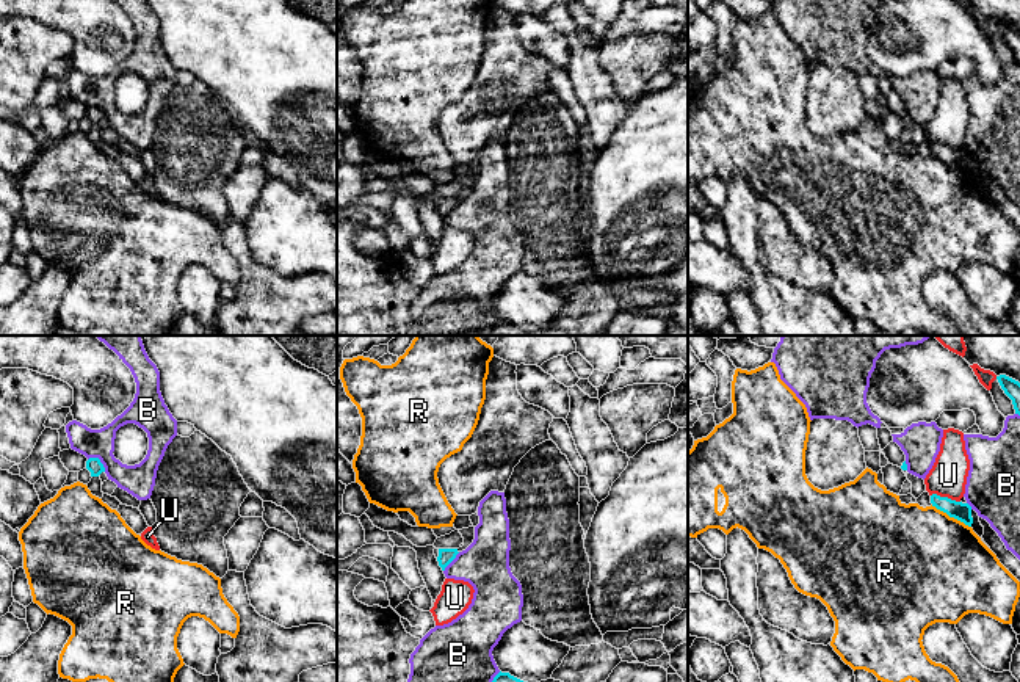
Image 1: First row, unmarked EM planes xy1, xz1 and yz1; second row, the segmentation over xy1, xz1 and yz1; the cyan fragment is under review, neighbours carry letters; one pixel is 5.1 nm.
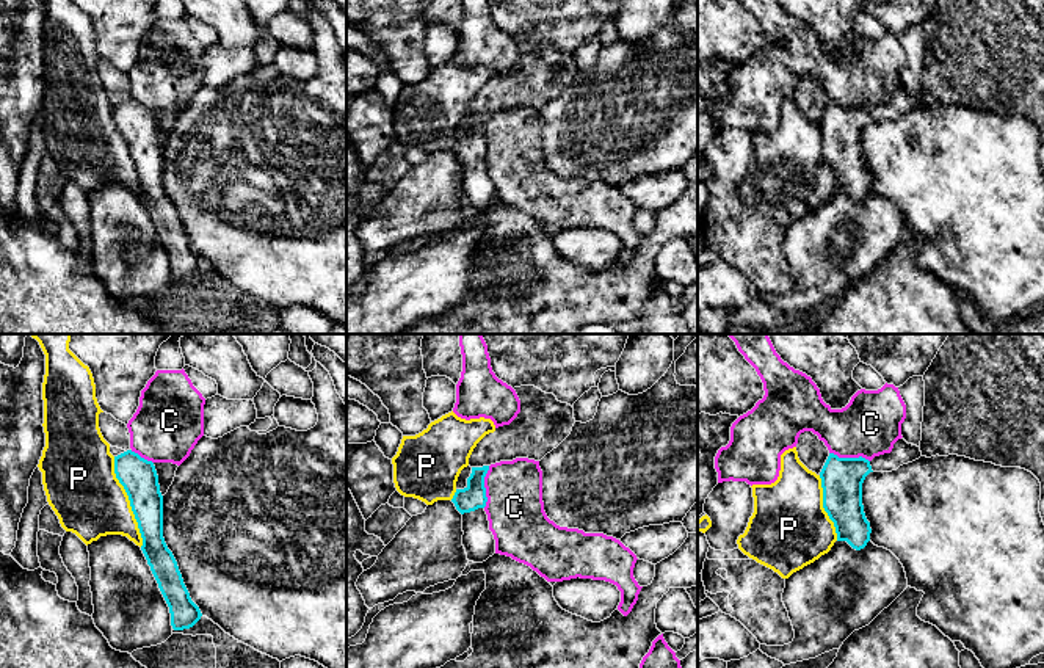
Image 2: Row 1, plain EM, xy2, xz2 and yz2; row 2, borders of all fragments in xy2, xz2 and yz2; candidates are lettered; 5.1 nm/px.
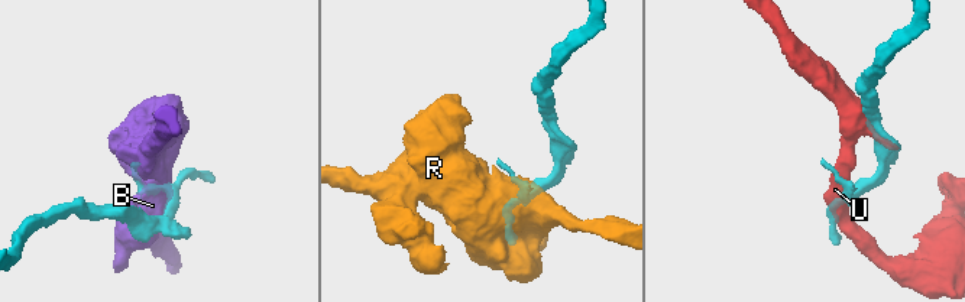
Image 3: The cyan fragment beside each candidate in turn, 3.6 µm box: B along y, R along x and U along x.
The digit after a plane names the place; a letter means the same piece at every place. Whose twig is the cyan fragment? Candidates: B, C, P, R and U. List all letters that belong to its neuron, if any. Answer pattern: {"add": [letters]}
{"add": []}

